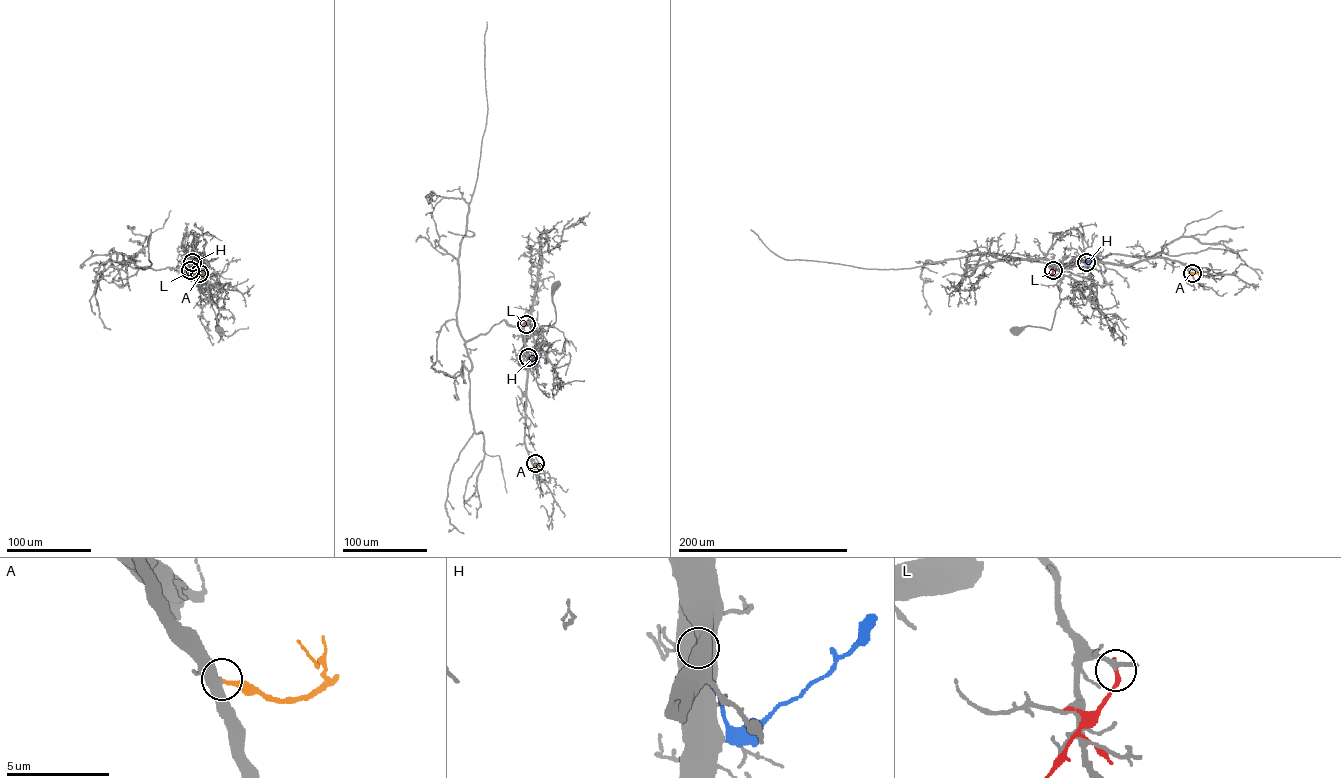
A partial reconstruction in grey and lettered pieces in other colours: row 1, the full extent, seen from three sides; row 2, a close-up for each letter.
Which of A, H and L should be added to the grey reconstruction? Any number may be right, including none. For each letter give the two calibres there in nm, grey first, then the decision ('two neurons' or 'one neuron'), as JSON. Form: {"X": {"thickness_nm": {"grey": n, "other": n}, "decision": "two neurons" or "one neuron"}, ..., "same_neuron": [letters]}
{"A": {"thickness_nm": {"grey": 440, "other": 200}, "decision": "one neuron"}, "H": {"thickness_nm": {"grey": 500, "other": 140}, "decision": "two neurons"}, "L": {"thickness_nm": {"grey": 240, "other": 240}, "decision": "two neurons"}, "same_neuron": ["A"]}

